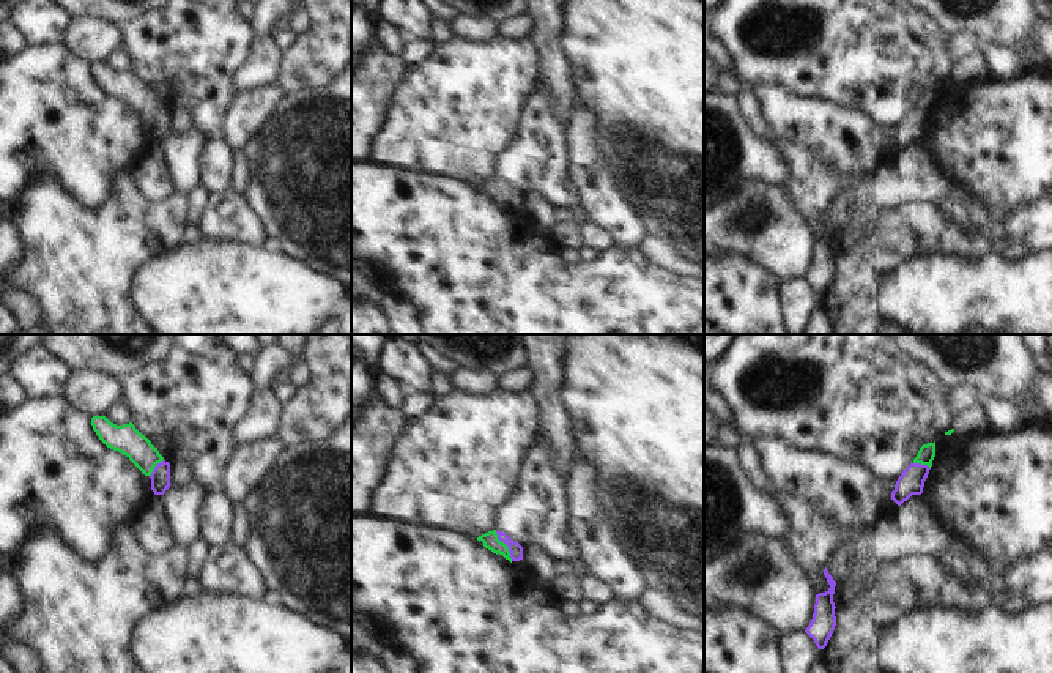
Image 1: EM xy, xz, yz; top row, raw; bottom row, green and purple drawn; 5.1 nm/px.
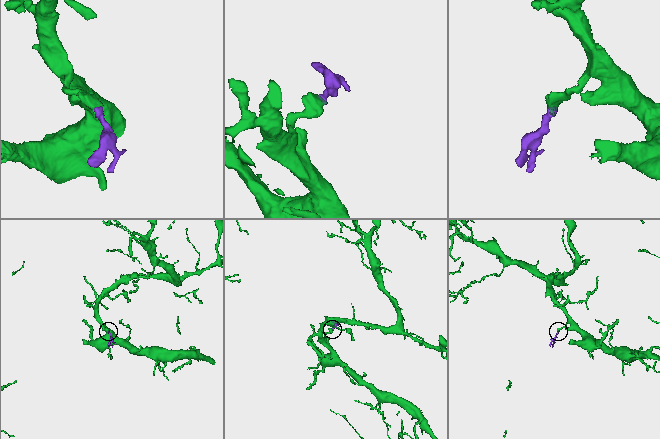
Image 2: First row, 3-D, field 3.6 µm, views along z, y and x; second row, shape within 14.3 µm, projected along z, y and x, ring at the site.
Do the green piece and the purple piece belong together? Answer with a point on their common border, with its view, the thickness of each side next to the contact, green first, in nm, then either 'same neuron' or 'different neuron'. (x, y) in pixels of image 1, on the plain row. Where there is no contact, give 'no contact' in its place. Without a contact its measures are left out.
xz (506, 193) | 80/70 nm | same neuron

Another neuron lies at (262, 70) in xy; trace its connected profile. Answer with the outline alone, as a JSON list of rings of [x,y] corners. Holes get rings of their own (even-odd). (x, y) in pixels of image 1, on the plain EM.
[[[271,35],[257,38],[252,46],[252,58],[239,69],[235,82],[236,91],[277,85],[283,50]]]

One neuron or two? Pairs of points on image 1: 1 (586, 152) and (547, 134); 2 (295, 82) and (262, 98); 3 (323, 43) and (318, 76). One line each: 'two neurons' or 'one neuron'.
1: two neurons
2: two neurons
3: one neuron

